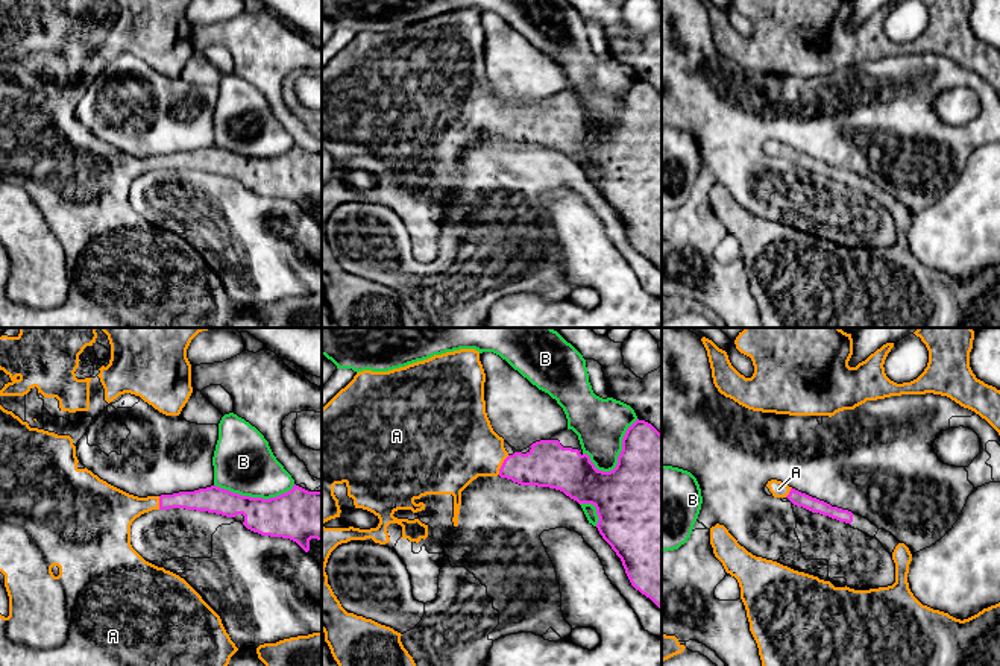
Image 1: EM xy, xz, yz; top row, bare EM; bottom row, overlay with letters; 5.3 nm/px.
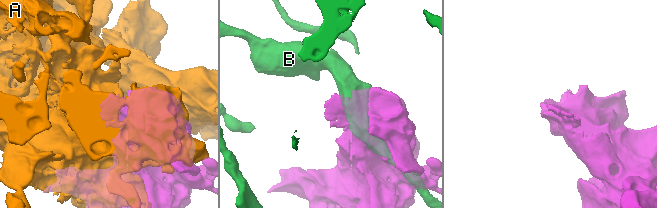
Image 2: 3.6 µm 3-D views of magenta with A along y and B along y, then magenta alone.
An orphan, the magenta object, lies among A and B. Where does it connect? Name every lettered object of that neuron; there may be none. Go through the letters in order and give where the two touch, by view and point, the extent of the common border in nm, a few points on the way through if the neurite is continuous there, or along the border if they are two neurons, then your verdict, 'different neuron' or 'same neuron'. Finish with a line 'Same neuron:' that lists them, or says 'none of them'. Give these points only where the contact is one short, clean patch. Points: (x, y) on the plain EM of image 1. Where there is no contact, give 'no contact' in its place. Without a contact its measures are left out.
A: xz (503, 125) | 120 nm | across xz (547, 125), (503, 125), (460, 105) | same neuron
B: xz (621, 111) | 360 nm | different neuron
Same neuron: A

